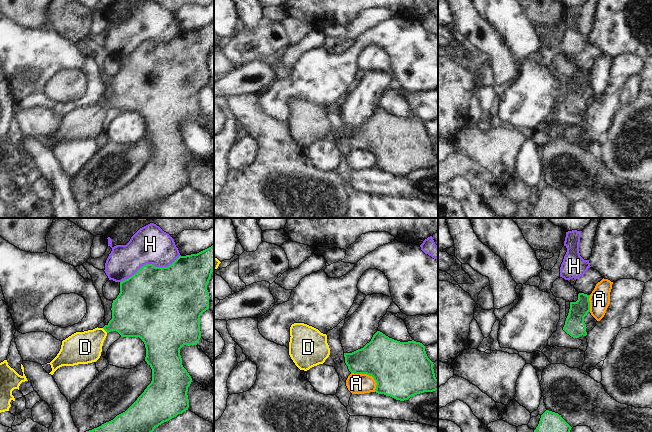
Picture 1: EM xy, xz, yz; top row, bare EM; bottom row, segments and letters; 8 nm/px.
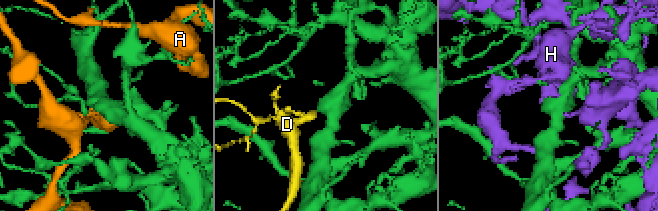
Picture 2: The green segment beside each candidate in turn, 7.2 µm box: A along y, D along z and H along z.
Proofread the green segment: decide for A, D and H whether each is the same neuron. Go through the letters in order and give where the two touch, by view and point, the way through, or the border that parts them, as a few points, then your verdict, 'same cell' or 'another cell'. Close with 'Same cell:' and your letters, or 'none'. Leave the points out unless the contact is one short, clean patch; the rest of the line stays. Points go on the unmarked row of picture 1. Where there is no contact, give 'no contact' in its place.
A: contact xz (369, 151); another cell
D: contact xy (105, 106); way xy (132, 91), (105, 106), (85, 123); same cell
H: contact xy (150, 40); another cell
Same cell: D

